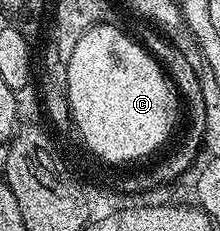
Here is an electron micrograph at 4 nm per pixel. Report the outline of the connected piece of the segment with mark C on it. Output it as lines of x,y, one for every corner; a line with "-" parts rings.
117,24
112,27
102,25
82,37
78,53
74,53
70,65
70,97
74,97
74,113
78,113
78,125
82,125
86,141
98,149
98,154
102,153
97,159
99,162
104,157
131,157
134,163
138,163
169,139
178,117
180,97
157,60
120,29

